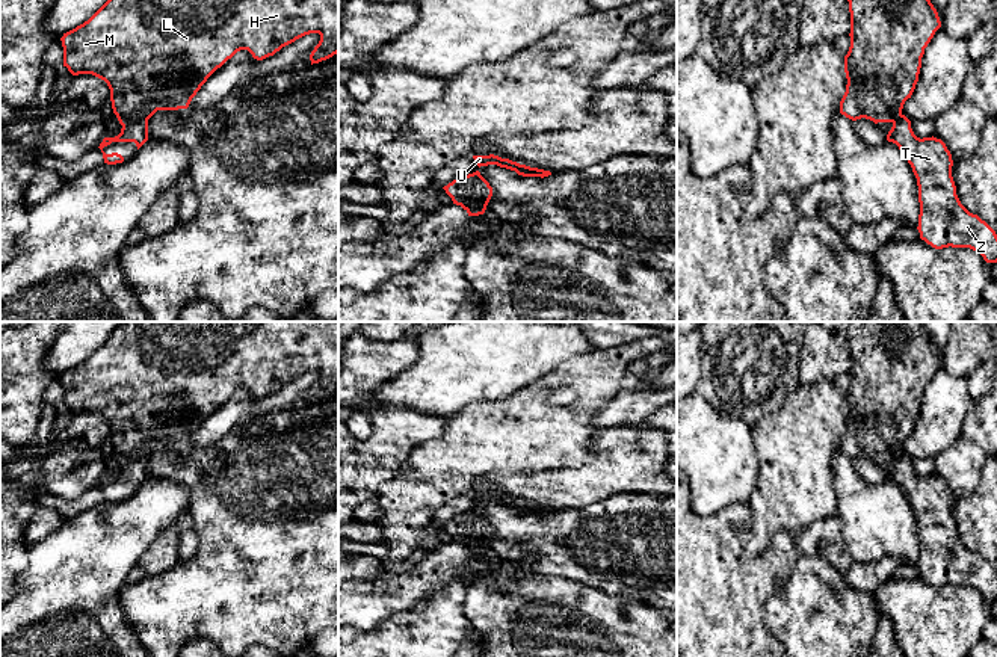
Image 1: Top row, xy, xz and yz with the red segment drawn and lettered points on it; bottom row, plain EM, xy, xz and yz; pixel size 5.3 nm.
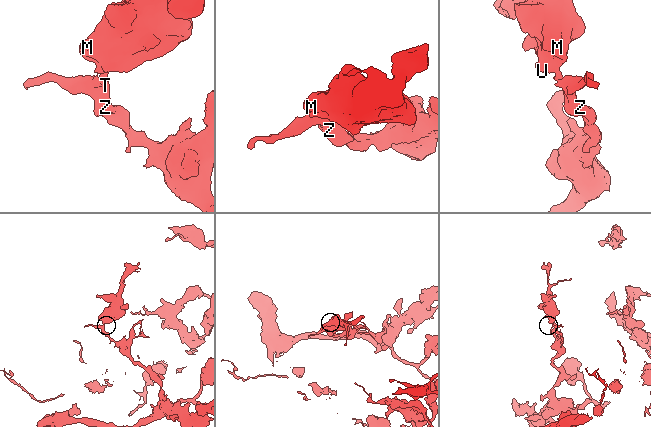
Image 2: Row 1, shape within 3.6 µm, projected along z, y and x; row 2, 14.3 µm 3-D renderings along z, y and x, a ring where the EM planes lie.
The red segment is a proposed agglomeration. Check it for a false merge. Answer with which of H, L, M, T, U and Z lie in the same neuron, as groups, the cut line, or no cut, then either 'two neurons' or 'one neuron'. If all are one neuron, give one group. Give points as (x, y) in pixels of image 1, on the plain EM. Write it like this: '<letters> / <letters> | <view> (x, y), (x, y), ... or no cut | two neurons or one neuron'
H L M T U Z | no cut | one neuron

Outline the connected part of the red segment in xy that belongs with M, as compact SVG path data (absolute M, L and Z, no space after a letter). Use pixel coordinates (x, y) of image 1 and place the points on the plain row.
M122 322L122 323L121 323L121 325L119 325L119 326L118 326L118 328L115 328L115 329L113 329L113 332L112 332L112 334L110 334L110 337L109 337L109 338L107 338L107 340L106 340L106 341L104 341L104 343L103 343L103 344L101 344L101 346L100 346L100 347L98 347L98 349L97 349L97 350L95 350L95 352L94 352L94 353L92 353L92 355L91 355L91 356L89 356L89 358L88 358L88 359L85 359L85 361L83 361L83 362L80 362L80 364L77 364L77 366L76 366L76 367L73 367L73 369L69 369L69 370L66 370L66 372L63 372L63 375L62 375L62 376L60 376L60 379L62 379L62 385L63 385L63 405L66 405L66 406L68 406L68 409L69 409L69 411L71 411L71 412L73 412L73 414L79 414L79 412L92 412L92 414L95 414L95 415L98 415L98 417L101 417L101 418L104 418L104 420L106 420L106 421L107 421L107 424L109 424L109 427L110 427L110 440L112 440L112 447L113 447L113 452L115 452L115 453L116 453L116 456L118 456L118 459L119 459L119 462L121 462L121 464L122 464L122 467L121 467L121 471L119 471L119 473L118 473L118 474L115 474L115 476L104 476L104 477L103 477L103 480L101 480L101 482L100 482L100 485L98 485L98 486L100 486L100 488L101 488L101 491L103 491L103 497L104 497L104 501L107 501L107 503L116 503L116 501L122 501L122 500L124 500L124 495L122 495L122 494L121 494L121 492L118 492L118 491L112 491L112 492L106 492L106 491L104 491L104 489L103 489L103 486L104 486L104 485L107 485L107 483L110 483L110 482L112 482L112 480L134 480L134 482L136 482L136 485L137 485L137 488L139 488L139 486L140 486L140 485L142 485L142 483L144 483L144 482L145 482L145 480L147 480L147 479L148 479L148 458L150 458L150 456L151 456L151 455L153 455L153 453L154 453L154 452L156 452L156 450L157 450L157 449L178 449L178 447L187 447L187 446L189 446L189 443L190 443L190 440L192 440L192 436L193 436L193 435L195 435L195 433L196 433L196 430L198 430L198 429L199 429L199 427L201 427L201 424L202 424L202 423L204 423L204 421L205 421L205 420L207 420L207 417L208 417L208 415L210 415L210 414L211 414L211 412L213 412L213 411L215 411L215 409L216 409L216 408L218 408L218 406L221 406L221 405L222 405L222 403L224 403L224 402L225 402L225 400L227 400L227 399L228 399L228 397L231 397L231 396L233 396L233 394L234 394L234 393L236 393L236 391L237 391L237 390L240 390L240 388L248 388L248 390L249 390L249 391L251 391L251 393L252 393L252 396L254 396L254 397L257 397L257 399L263 399L263 397L266 397L266 396L269 396L269 394L273 394L273 393L275 393L275 391L276 391L276 390L279 390L279 388L281 388L281 387L282 387L282 385L286 385L286 384L289 384L289 382L292 382L292 381L295 381L295 379L296 379L296 378L299 378L299 376L302 376L302 375L305 375L305 373L310 373L310 372L319 372L319 373L320 373L320 379L319 379L319 382L317 382L317 384L316 384L316 385L314 385L314 388L313 388L313 390L311 390L311 393L310 393L310 399L311 399L311 403L313 403L313 402L319 402L319 400L322 400L322 399L326 399L326 397L329 397L329 396L332 396L332 394L334 394L334 393L337 393L337 391L338 391L338 322Z

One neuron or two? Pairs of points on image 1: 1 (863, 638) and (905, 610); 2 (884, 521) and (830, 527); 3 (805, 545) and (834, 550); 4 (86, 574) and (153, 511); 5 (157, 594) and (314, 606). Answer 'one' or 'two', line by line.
1: two
2: two
3: one
4: one
5: one

